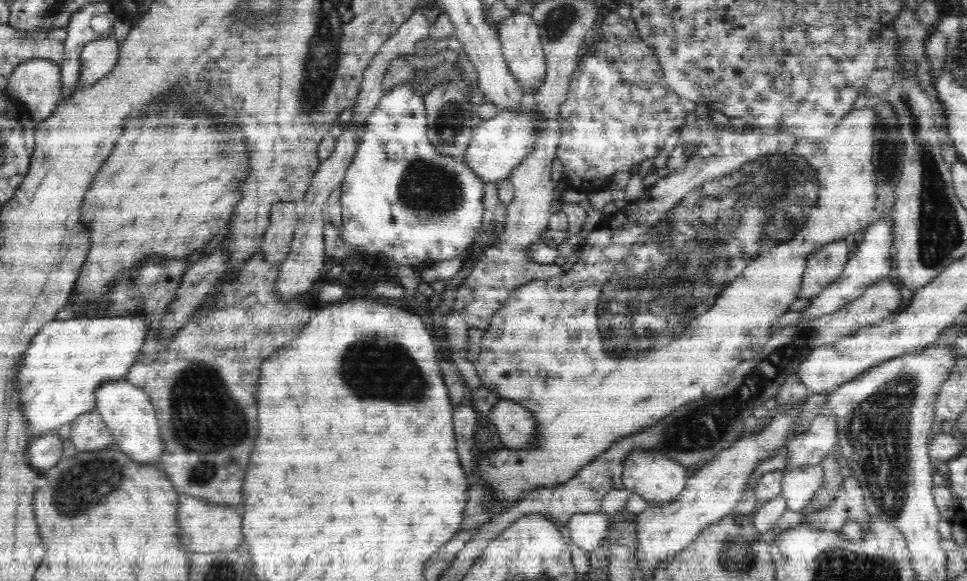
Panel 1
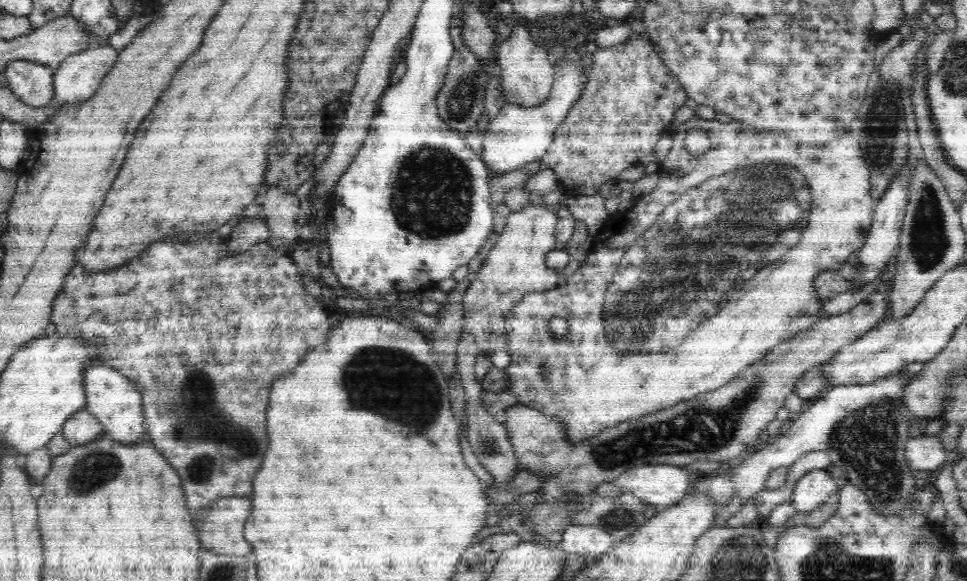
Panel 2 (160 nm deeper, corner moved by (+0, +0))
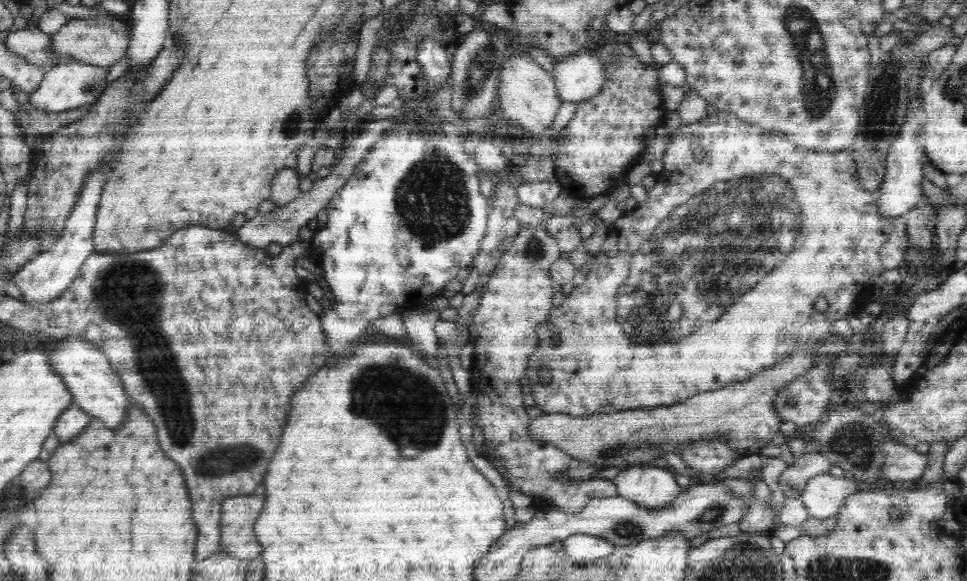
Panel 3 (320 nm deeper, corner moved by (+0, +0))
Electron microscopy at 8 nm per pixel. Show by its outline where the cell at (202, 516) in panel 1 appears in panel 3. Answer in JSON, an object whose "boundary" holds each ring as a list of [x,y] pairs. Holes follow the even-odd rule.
{"boundary":[[[233,495],[222,504],[222,516],[220,525],[220,546],[232,558],[251,561],[261,556],[262,545],[254,533],[254,524],[264,508],[264,496],[238,496]]]}

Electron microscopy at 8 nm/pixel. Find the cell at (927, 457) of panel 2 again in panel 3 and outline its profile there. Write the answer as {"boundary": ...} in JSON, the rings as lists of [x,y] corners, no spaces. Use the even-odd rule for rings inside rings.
{"boundary":[[[888,440],[880,448],[884,454],[881,475],[896,485],[919,478],[928,466],[928,454],[918,453],[905,444]]]}

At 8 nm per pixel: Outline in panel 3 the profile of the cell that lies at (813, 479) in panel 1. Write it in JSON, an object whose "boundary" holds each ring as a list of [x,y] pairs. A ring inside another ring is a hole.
{"boundary":[[[826,473],[808,480],[806,488],[798,498],[806,505],[809,516],[820,519],[832,518],[838,516],[844,500],[861,488],[862,486],[848,475],[834,477]]]}

